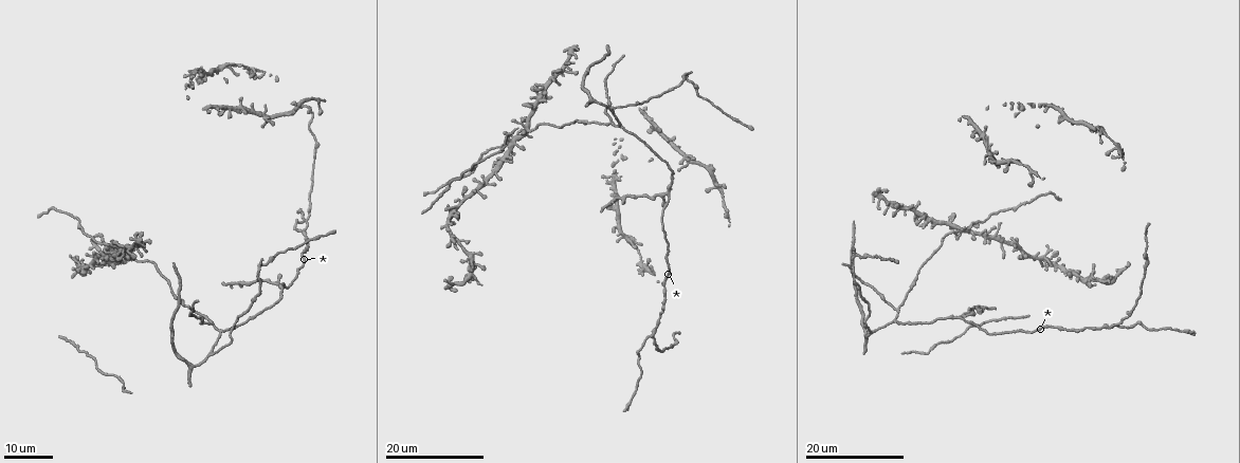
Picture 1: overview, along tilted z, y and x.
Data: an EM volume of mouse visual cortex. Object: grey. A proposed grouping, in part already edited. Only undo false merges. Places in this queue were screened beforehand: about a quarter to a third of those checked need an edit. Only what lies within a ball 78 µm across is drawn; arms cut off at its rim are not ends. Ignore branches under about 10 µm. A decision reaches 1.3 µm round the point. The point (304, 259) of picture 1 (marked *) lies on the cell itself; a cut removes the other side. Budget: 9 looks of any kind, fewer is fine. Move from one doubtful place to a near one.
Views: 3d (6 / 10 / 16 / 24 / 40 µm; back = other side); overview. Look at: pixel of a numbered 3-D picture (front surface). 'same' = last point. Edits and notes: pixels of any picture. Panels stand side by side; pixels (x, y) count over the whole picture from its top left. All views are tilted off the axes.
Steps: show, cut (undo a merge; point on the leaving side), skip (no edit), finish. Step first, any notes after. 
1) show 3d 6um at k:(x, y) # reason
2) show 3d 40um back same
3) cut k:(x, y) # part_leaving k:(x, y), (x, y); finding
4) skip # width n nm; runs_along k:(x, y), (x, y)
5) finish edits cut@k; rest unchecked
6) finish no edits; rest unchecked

show 3d 24um at 1:(957, 315) # three-way junction

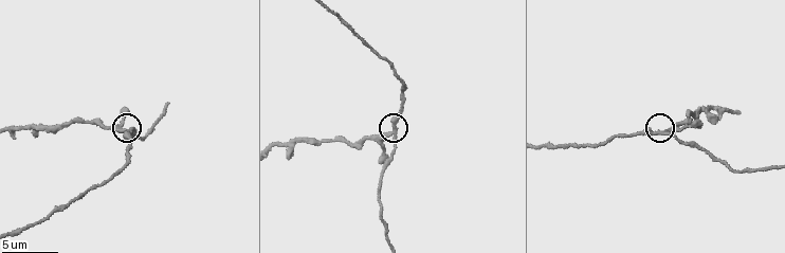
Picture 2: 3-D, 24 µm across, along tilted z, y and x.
show 3d 10um at 2:(389, 135)

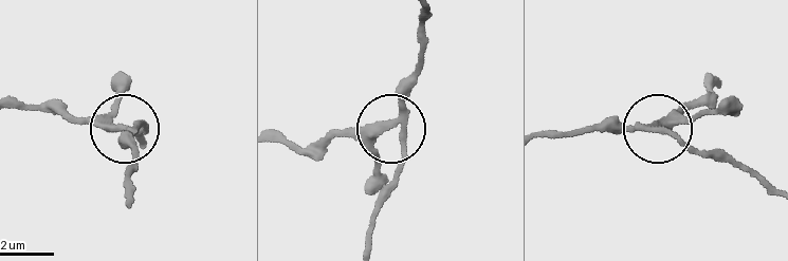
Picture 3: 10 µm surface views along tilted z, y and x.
show 3d 10um back at 3:(393, 122)

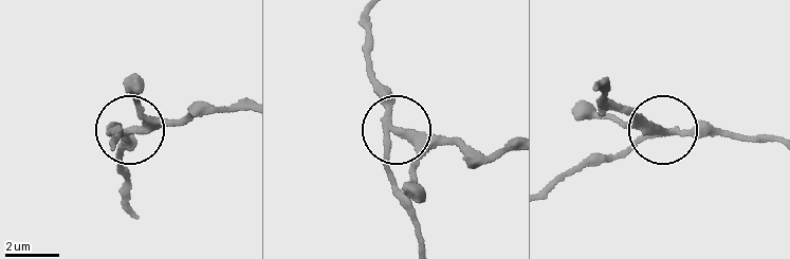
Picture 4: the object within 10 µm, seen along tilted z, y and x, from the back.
cut 4:(145, 122) # arms 3; part_leaving 4:(126, 130), (239, 110); two cells meet here

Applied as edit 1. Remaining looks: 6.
show overview

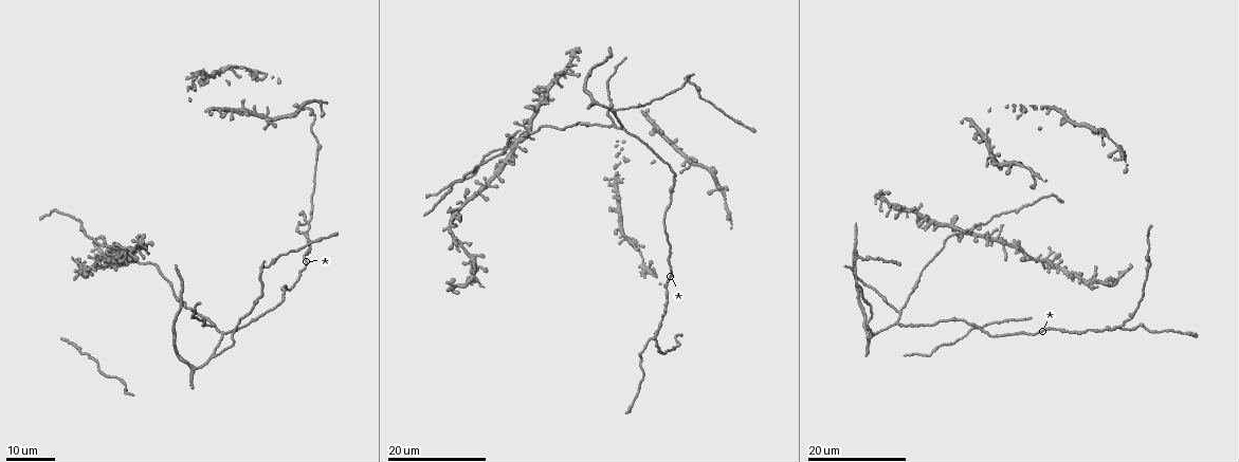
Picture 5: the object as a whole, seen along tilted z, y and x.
show 3d 24um at 5:(222, 335) # three-way junction

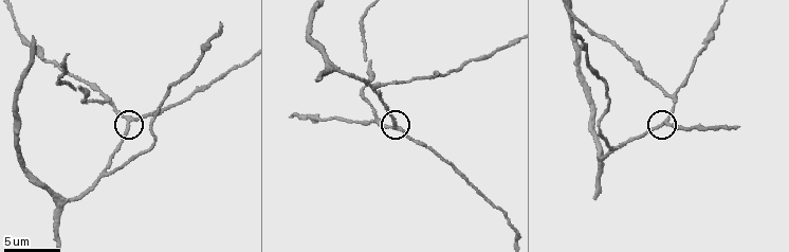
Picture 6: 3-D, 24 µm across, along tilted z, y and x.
show 3d 6um at 6:(127, 119)

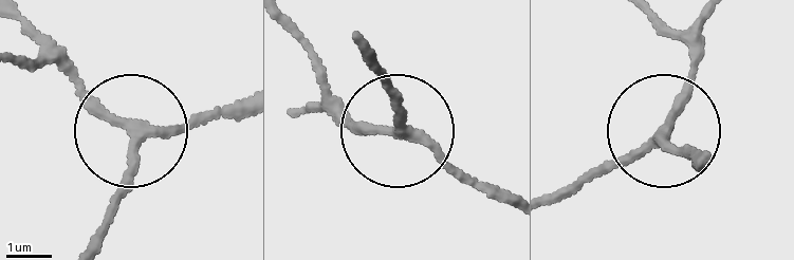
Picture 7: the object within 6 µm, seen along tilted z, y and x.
skip # arms 3; runs_along 7:(512, 207), (399, 128), (380, 69); one cell here

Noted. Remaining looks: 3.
show 3d 6um at 6:(373, 85) # three arms meet

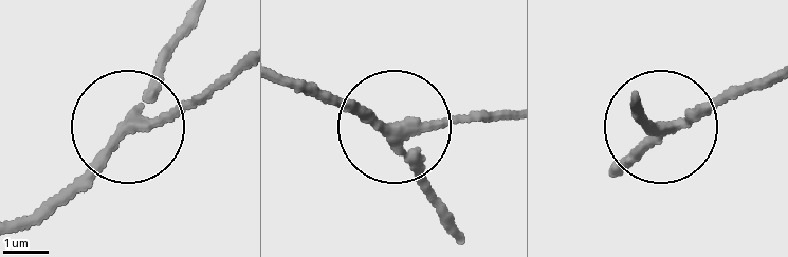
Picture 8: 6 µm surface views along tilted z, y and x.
skip # side_arm 32 um; arms 3; all the same cell

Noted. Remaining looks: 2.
show 3d 16um at 5:(516, 141) # looks like a crossing

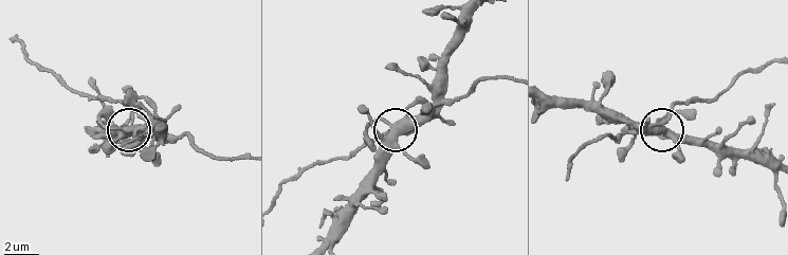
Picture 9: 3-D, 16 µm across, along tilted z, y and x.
show 3d 6um at 9:(393, 128) # zoom in

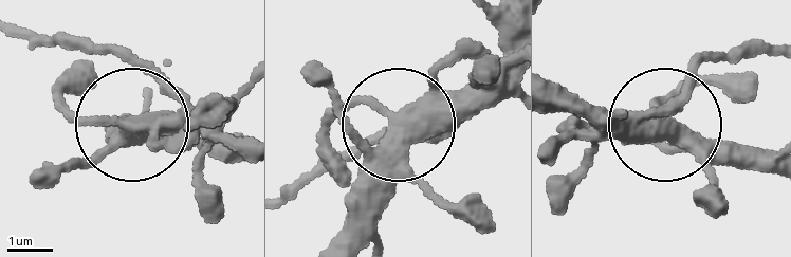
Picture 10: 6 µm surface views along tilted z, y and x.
skip # all the same cell

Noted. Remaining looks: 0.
finish edits cut@4; rest unchecked

